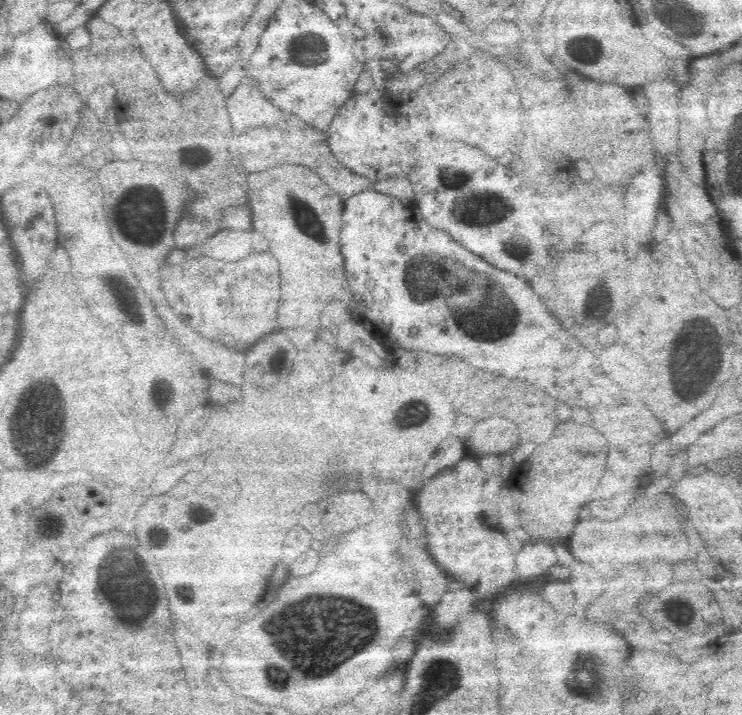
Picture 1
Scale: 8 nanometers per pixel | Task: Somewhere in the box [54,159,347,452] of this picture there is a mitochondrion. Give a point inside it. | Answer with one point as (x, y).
(140, 212)

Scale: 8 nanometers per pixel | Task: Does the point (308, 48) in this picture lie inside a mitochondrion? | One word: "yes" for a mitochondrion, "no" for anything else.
yes

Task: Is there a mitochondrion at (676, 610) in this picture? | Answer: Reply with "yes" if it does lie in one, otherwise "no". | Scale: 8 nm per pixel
yes

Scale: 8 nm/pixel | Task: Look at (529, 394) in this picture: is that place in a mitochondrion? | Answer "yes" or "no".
no

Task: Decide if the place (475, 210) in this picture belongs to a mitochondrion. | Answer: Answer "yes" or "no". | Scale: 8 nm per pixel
yes

